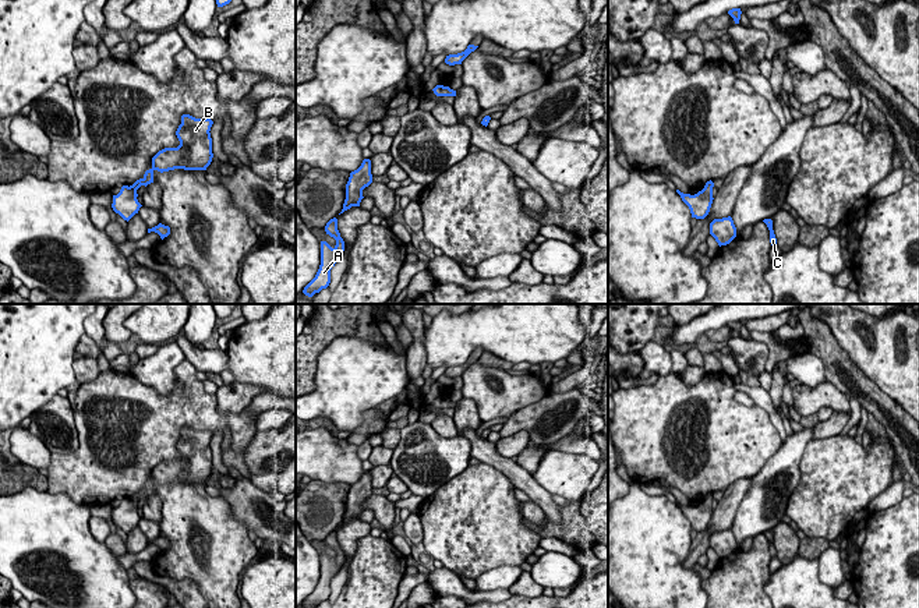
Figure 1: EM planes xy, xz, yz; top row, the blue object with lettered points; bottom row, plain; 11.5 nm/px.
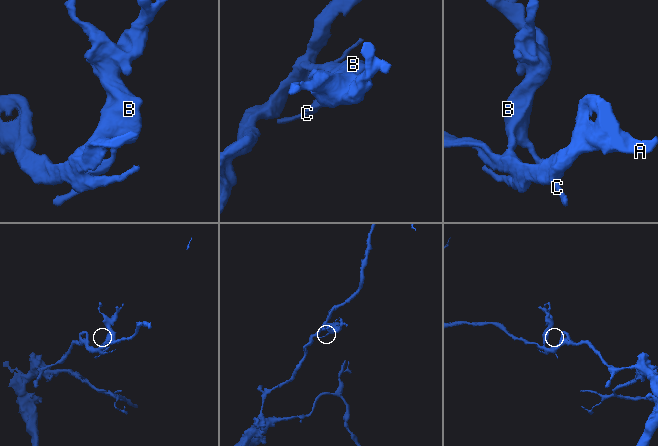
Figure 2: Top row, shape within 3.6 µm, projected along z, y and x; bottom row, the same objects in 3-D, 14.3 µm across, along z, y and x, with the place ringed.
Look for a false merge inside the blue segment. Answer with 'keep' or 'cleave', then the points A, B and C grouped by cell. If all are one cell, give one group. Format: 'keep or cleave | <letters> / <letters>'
keep | A B C

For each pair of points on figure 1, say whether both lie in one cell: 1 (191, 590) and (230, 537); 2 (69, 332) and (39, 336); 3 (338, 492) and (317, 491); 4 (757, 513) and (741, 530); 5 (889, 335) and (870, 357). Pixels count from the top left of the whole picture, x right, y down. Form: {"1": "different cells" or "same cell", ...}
{"1": "different cells", "2": "same cell", "3": "same cell", "4": "same cell", "5": "same cell"}

